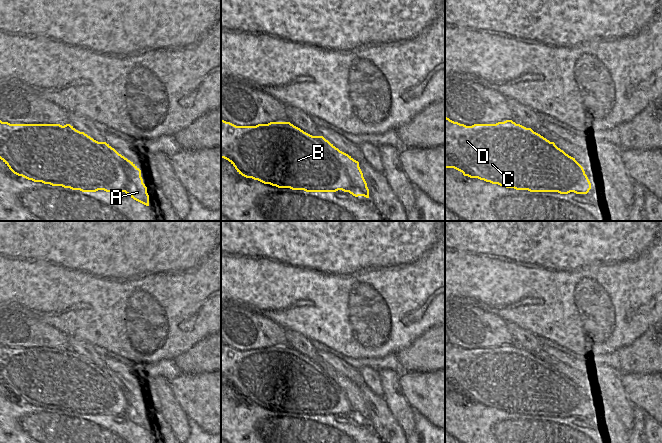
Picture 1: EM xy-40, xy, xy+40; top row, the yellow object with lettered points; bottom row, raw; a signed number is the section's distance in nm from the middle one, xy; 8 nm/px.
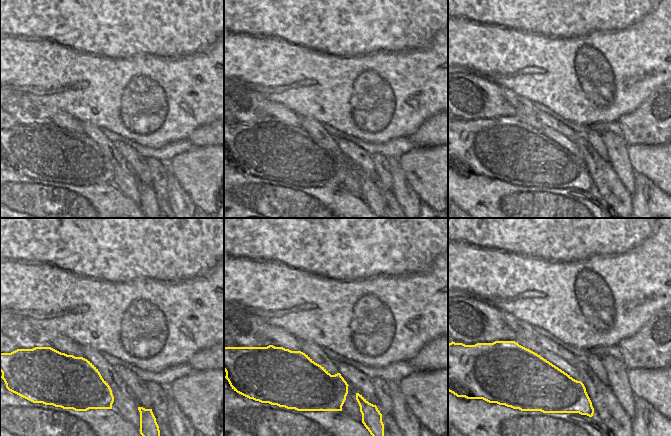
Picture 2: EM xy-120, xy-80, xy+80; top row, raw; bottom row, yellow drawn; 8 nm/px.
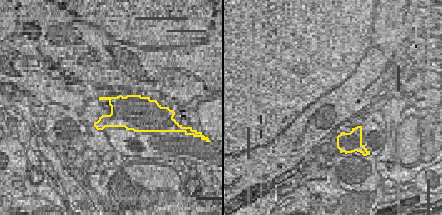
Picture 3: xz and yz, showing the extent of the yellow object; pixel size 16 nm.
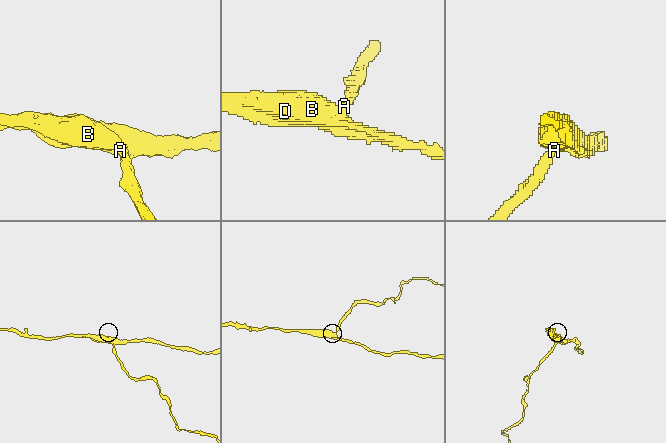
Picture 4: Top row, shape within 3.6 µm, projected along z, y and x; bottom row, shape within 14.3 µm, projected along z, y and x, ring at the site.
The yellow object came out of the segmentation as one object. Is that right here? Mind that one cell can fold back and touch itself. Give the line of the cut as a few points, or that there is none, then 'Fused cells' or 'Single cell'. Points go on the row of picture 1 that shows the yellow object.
Split along xy (339, 150), (339, 159), (348, 171), (352, 185), (349, 191). Fused cells

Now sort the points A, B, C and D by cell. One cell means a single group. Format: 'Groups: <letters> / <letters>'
Groups: A / B C D

